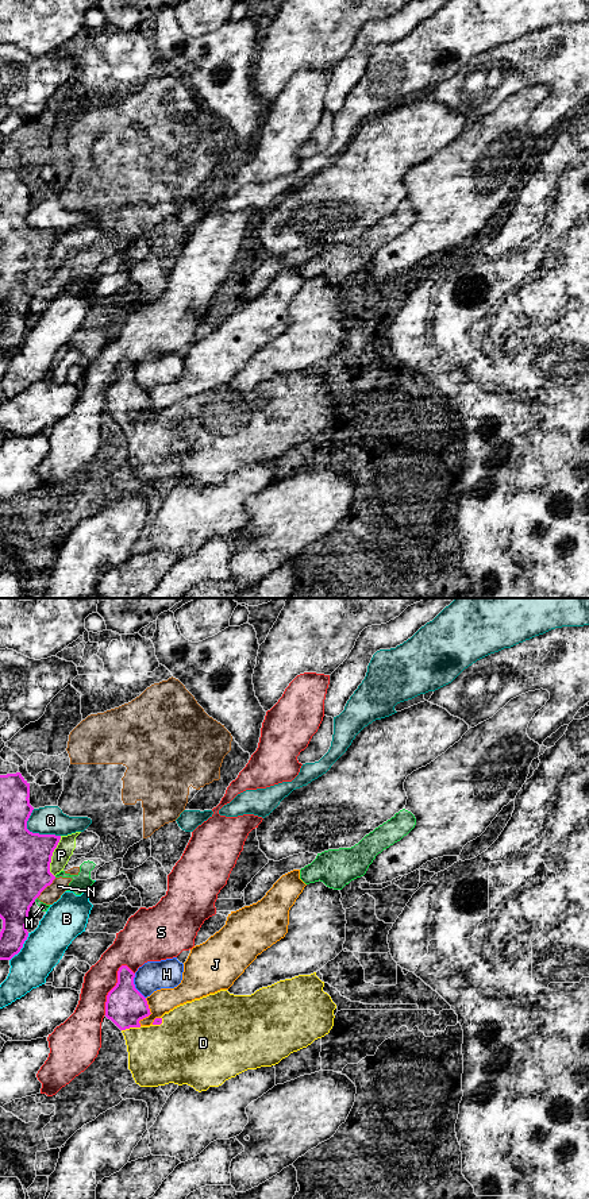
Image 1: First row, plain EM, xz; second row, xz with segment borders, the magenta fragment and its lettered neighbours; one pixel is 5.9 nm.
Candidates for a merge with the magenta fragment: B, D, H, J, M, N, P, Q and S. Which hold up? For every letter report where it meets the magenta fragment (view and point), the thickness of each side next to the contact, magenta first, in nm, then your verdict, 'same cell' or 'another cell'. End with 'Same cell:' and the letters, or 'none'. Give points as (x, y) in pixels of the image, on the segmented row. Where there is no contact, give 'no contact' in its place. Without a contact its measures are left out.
B: contact xz (22, 947); calibres 180 and 240 nm; another cell
D: contact xz (131, 1026); calibres 240 and 360 nm; same cell
H: contact xz (134, 986); calibres 240 and 180 nm; another cell
J: contact xz (150, 1013); calibres 240 and 150 nm; another cell
M: contact xz (35, 898); calibres 300 and 50 nm; another cell
N: contact xz (46, 886); calibres 300 and 100 nm; another cell
P: contact xz (52, 855); calibres 300 and 110 nm; another cell
Q: contact xz (35, 833); calibres 300 and 170 nm; another cell
S: contact xz (112, 989); calibres 240 and 190 nm; another cell
Same cell: D

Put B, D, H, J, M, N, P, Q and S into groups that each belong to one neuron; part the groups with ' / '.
B / D / H / J / M N / P / Q / S

